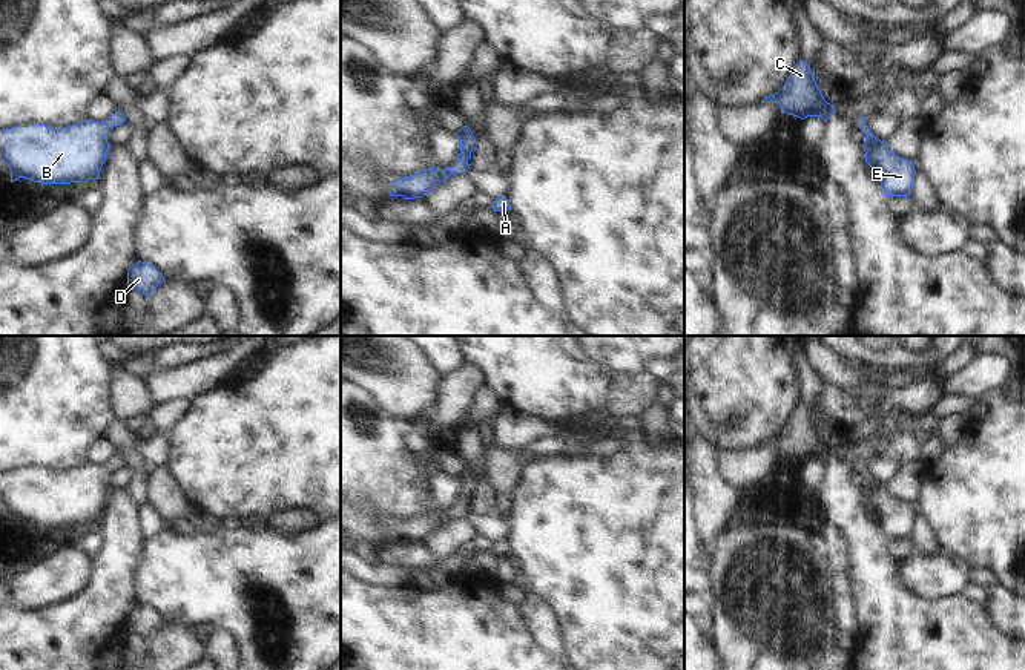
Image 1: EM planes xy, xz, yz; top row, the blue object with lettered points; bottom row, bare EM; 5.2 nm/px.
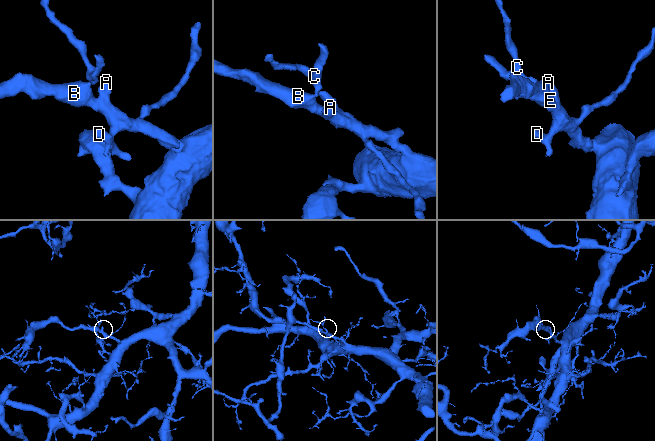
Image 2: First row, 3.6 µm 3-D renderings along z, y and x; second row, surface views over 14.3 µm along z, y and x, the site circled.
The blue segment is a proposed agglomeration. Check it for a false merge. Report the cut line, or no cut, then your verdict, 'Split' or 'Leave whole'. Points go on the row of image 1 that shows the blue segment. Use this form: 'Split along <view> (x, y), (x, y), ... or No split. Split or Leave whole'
No split. Leave whole

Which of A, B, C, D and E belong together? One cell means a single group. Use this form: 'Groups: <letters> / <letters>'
Groups: A B C D E

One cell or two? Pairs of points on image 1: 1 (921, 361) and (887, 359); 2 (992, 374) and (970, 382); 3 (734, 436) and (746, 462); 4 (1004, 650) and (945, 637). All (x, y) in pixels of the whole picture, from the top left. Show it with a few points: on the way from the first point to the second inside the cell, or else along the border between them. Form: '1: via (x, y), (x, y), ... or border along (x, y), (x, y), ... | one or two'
1: via (913, 359), (895, 359) | one
2: via (987, 376), (975, 380) | one
3: border along (760, 445), (718, 449) | two
4: via (990, 650), (959, 650) | one

